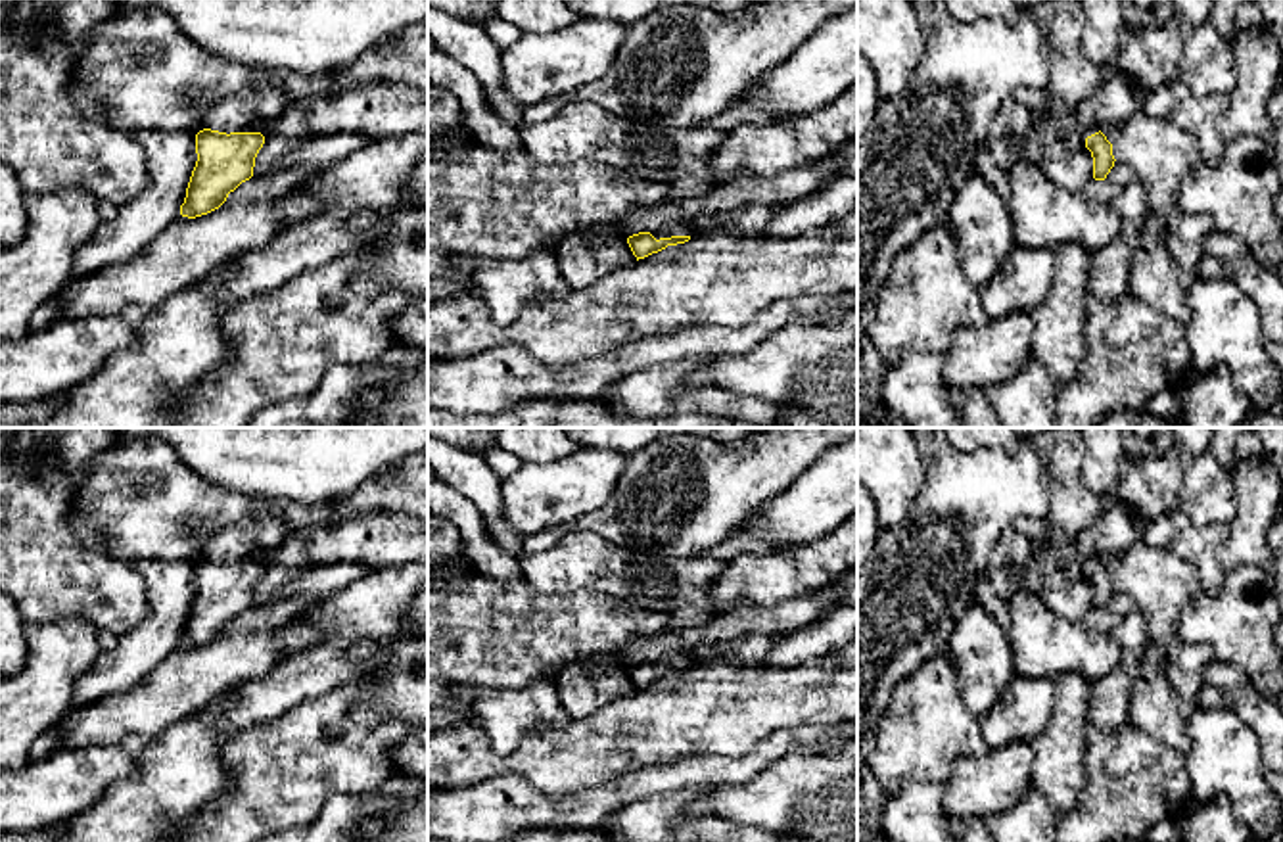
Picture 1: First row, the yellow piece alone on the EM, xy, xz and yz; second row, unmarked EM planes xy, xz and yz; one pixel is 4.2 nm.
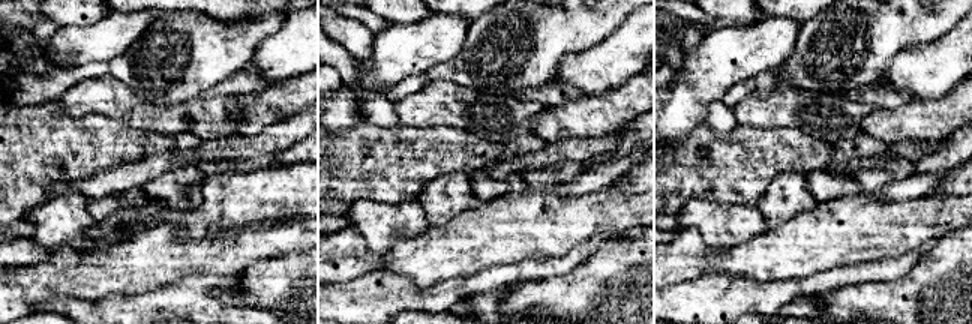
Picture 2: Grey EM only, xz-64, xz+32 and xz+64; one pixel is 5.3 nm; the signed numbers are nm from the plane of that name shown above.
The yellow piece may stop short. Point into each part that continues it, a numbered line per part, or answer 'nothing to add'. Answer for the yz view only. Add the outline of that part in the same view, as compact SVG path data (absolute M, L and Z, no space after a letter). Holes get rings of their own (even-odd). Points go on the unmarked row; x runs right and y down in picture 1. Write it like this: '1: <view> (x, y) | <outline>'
1: yz (1117, 528) | M1114 501L1097 522L1076 537L1080 564L1087 568L1105 554L1124 552L1141 539L1143 527L1137 518L1120 501Z

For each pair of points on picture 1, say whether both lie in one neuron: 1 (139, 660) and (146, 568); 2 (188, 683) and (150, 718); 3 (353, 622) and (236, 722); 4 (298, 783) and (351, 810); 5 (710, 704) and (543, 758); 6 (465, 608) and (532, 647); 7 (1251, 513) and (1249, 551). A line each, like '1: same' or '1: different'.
1: same
2: same
3: same
4: different
5: same
6: same
7: same

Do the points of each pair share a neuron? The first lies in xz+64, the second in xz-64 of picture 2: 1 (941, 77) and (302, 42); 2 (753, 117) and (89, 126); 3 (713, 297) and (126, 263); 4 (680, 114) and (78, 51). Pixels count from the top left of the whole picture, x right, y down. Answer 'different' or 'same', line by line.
1: same
2: different
3: same
4: same

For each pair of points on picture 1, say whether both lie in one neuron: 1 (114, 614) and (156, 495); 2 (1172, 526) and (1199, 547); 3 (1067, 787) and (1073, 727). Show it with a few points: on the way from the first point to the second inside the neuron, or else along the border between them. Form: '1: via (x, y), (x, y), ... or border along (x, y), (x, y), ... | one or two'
1: border along (91, 547), (135, 562) | two
2: via (1178, 532), (1193, 543) | one
3: via (1067, 771), (1067, 743) | one

